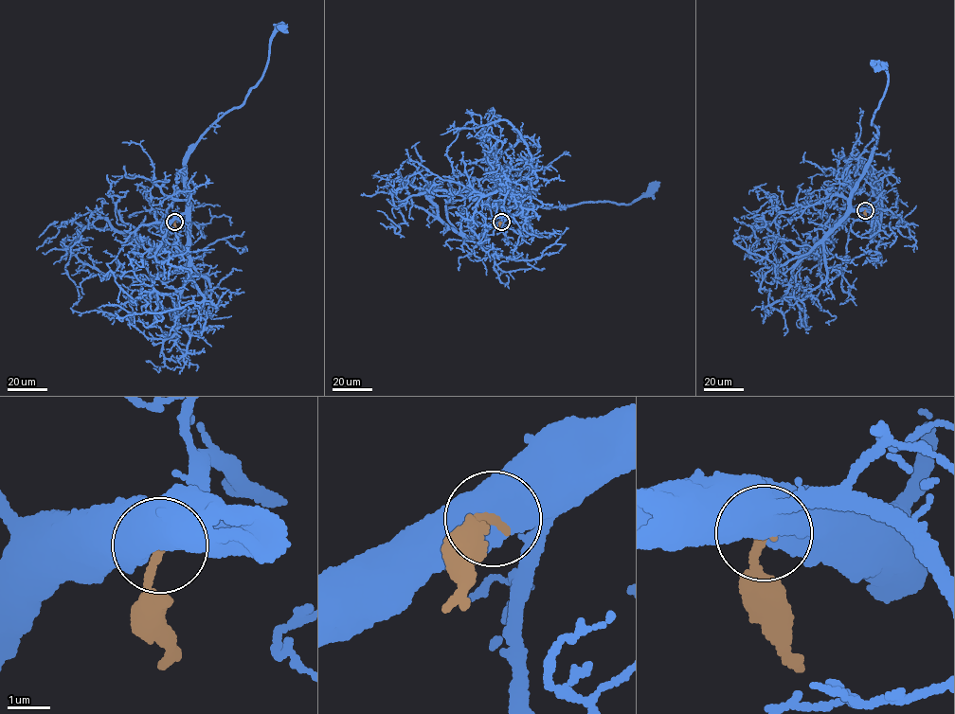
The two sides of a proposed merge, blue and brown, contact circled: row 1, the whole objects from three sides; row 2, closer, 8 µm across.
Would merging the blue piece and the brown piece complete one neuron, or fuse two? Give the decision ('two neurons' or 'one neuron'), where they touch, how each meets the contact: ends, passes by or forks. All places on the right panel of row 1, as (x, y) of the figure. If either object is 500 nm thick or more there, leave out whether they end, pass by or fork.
two neurons; at (865, 210)

